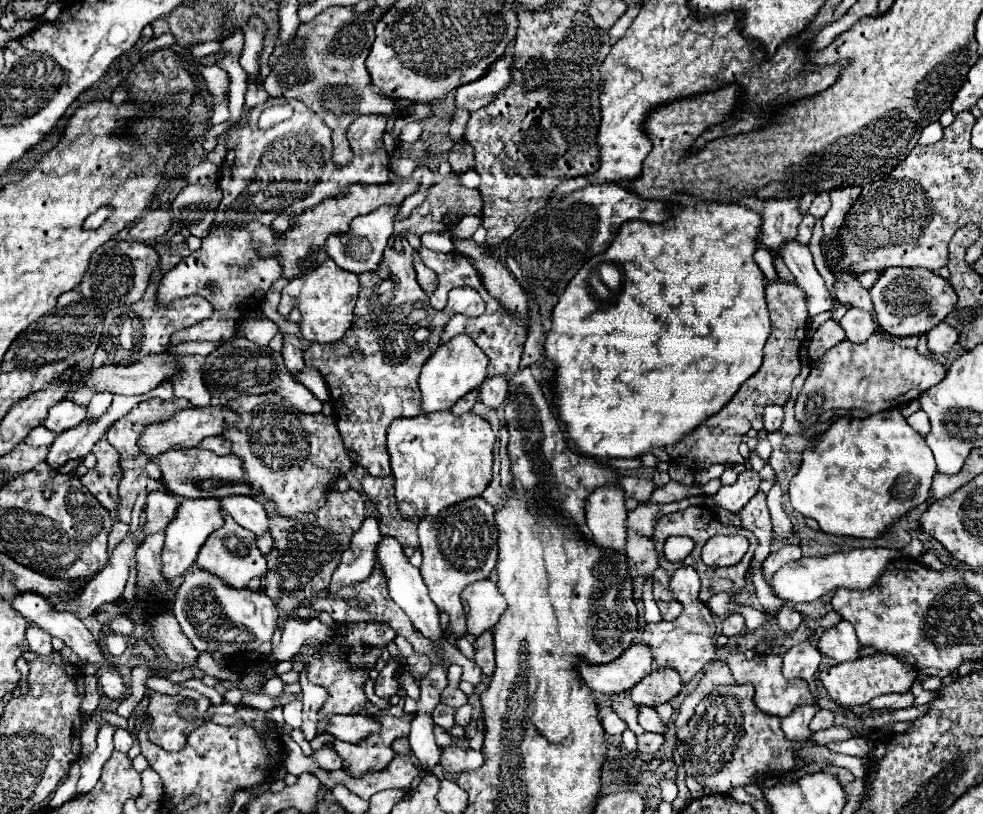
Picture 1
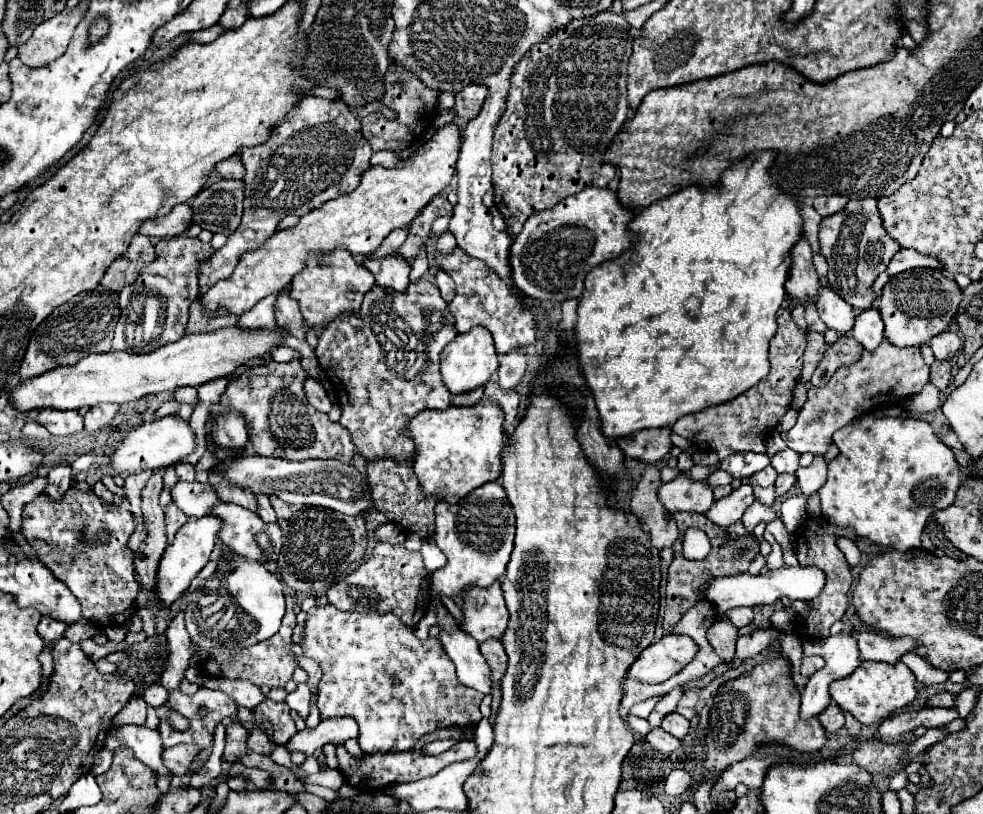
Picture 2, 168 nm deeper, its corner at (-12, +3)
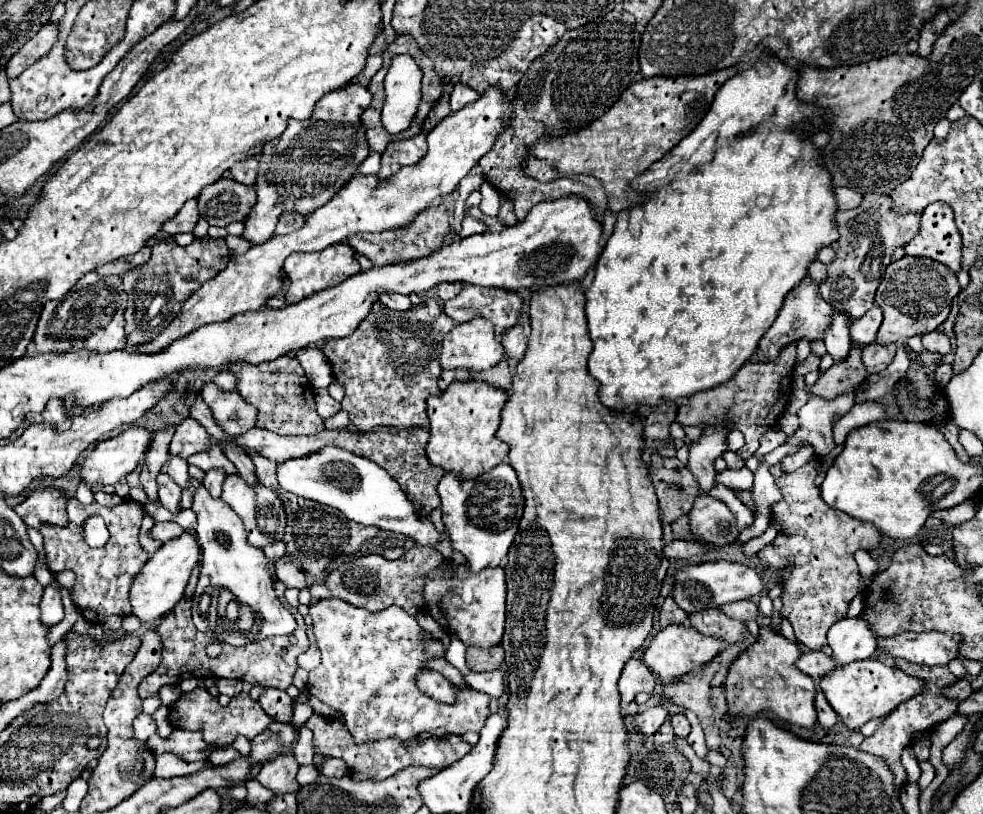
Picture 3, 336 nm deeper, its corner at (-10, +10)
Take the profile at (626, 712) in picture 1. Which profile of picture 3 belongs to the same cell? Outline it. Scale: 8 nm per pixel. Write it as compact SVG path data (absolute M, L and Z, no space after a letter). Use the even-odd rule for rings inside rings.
M631 658L625 665L621 679L619 679L619 693L623 699L623 705L629 705L637 693L651 693L658 686L655 675L649 667L645 667L641 660Z

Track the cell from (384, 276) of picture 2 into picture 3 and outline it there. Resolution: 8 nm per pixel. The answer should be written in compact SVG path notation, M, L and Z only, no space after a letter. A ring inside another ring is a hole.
M385 293L379 297L379 301L383 305L387 305L389 309L397 309L397 311L403 311L403 309L409 309L411 307L411 301L407 295L399 295L399 293Z

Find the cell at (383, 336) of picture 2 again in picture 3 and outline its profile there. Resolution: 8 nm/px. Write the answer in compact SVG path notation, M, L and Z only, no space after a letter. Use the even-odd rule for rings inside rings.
M433 297L407 311L391 311L383 303L373 303L371 315L343 339L329 339L321 351L329 359L335 381L345 387L343 409L359 433L375 431L377 427L413 429L429 427L425 401L431 395L441 395L437 385L441 367L439 353L443 337L455 327L439 301Z

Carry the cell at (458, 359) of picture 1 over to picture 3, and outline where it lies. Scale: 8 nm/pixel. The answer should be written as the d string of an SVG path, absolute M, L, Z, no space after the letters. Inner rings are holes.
M479 317L457 325L443 339L439 363L443 371L449 369L485 371L497 365L501 357L503 347L495 337L493 323Z

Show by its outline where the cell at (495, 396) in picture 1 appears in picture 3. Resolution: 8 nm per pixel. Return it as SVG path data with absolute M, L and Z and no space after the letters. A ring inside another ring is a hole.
M517 325L517 327L511 327L509 331L505 331L501 337L501 343L505 349L505 357L519 361L527 349L527 337L523 335L523 325Z

